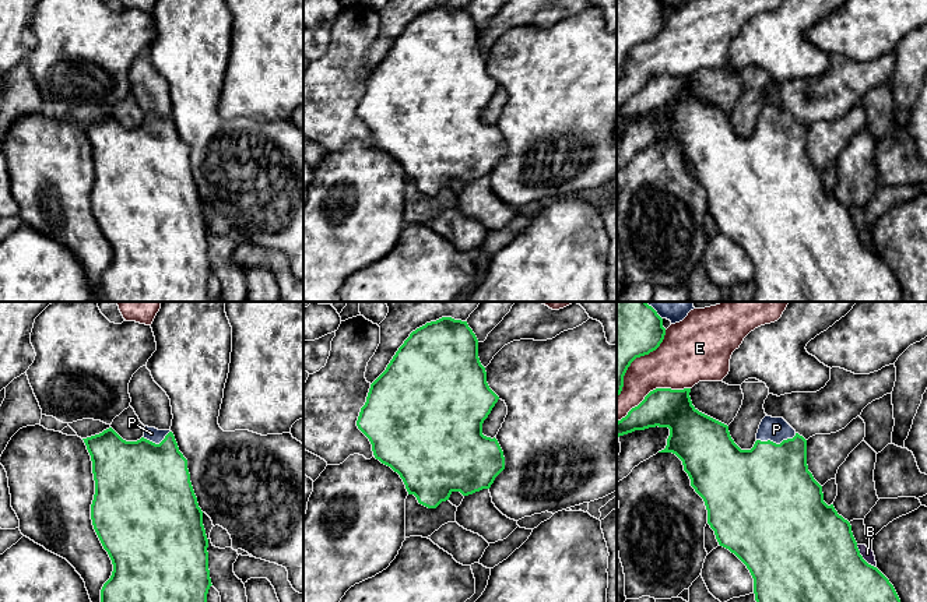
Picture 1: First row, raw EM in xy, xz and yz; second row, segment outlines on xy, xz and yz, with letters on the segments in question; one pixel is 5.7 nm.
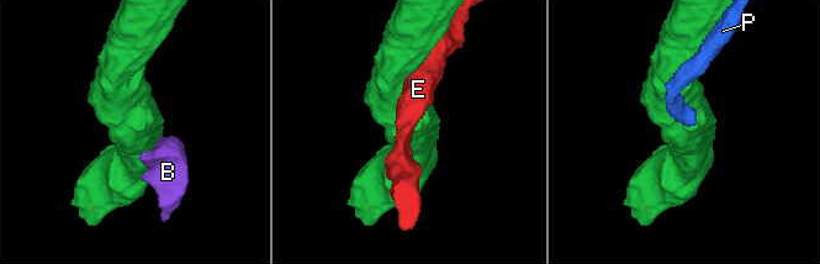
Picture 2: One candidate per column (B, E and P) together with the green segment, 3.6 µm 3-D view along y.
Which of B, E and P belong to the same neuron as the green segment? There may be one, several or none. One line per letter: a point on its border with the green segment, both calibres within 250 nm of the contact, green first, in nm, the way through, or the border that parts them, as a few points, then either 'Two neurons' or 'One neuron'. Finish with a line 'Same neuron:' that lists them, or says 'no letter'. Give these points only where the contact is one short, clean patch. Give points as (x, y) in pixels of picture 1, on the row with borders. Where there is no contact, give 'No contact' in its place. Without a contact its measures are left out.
B: Touches green at yz (861, 558). Thickness 480 nm (green) against 70 nm. Two neurons
E: Touches green at yz (635, 358). Thickness 440 nm (green) against 300 nm. Two neurons
P: Touches green at yz (775, 443). Thickness 480 nm (green) against 140 nm. One neuron
Same neuron: P

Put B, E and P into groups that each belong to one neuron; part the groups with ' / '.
B / E / P

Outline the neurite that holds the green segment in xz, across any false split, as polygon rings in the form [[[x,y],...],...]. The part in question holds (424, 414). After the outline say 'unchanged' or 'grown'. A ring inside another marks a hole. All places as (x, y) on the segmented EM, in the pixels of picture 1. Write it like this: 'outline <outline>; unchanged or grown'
outline [[[442,317],[412,331],[398,348],[386,370],[371,384],[357,426],[369,439],[375,458],[400,475],[408,494],[414,494],[419,504],[436,508],[453,492],[468,496],[489,489],[505,469],[498,440],[482,434],[482,423],[498,399],[487,383],[478,339],[467,321]]]; unchanged

